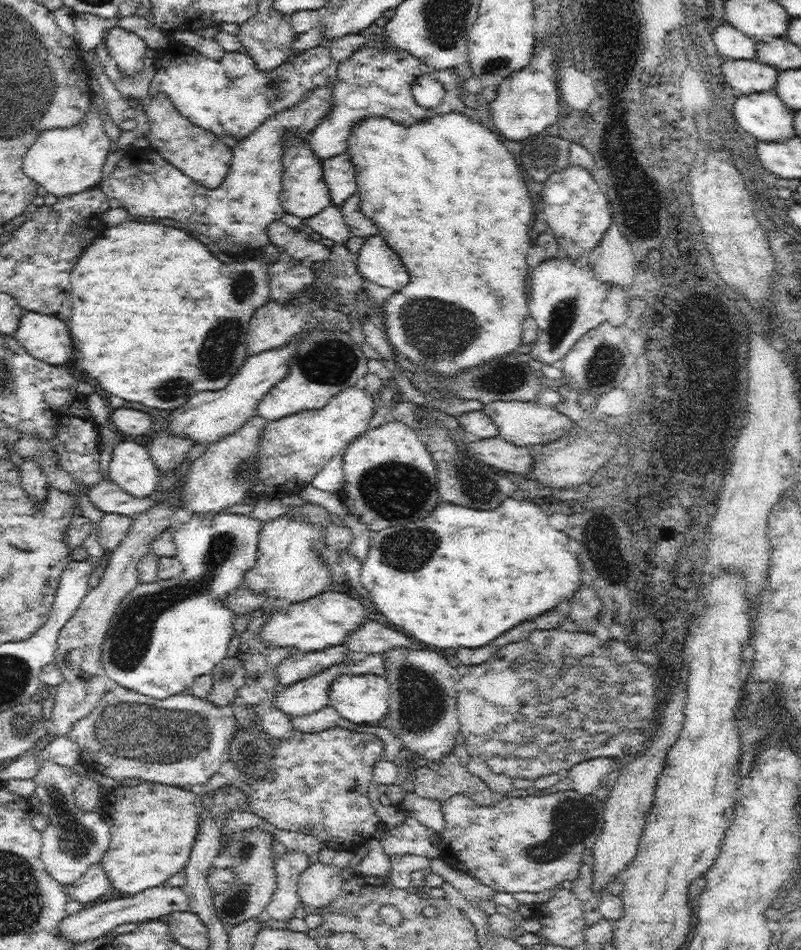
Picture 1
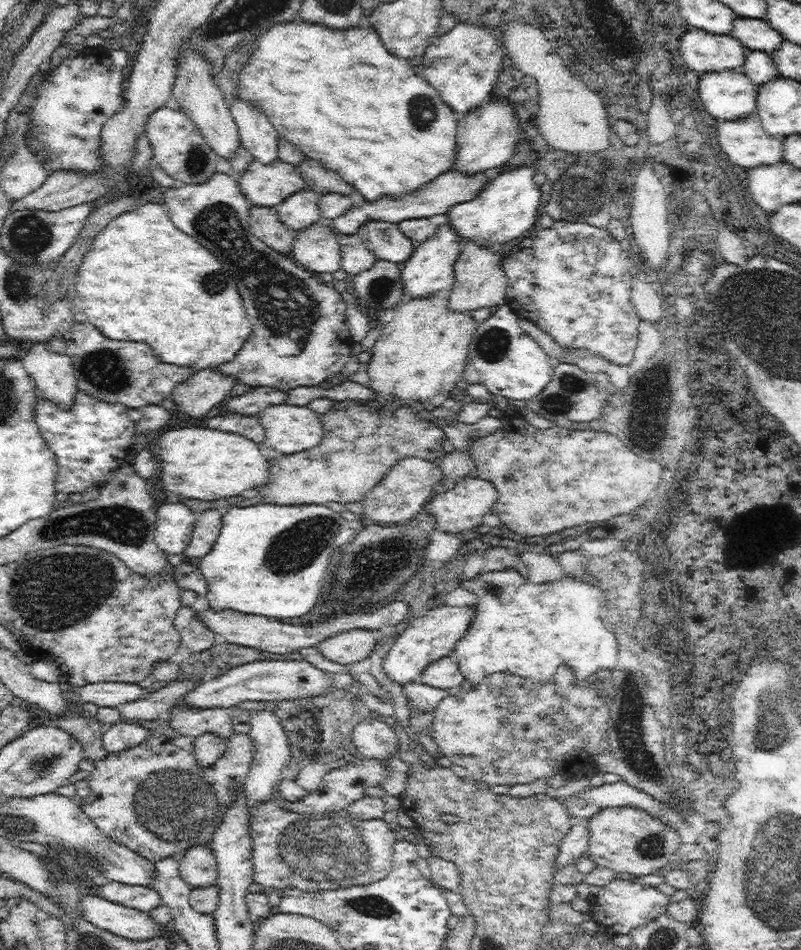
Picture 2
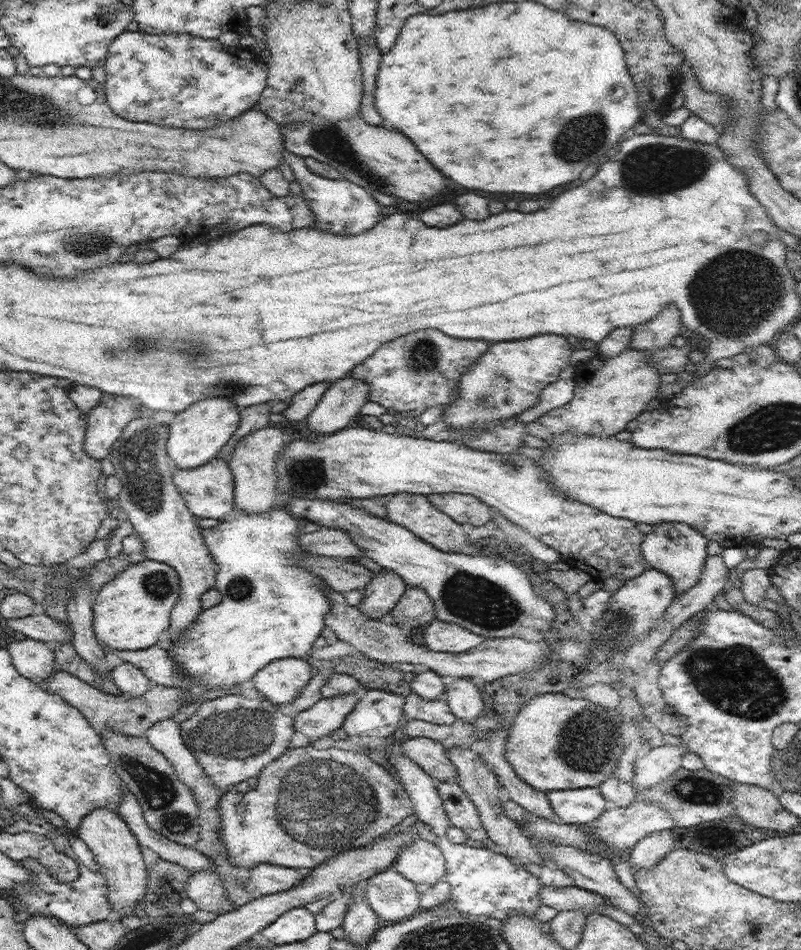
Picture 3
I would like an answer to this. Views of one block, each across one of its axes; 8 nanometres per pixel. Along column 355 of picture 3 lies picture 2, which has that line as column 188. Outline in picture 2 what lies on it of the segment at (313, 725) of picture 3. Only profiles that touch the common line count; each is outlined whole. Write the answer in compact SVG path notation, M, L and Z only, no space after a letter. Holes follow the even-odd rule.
M303 658L296 660L260 660L222 674L216 678L202 681L182 698L186 706L194 708L231 708L245 700L282 701L292 698L306 698L325 694L324 672L316 666L304 664Z

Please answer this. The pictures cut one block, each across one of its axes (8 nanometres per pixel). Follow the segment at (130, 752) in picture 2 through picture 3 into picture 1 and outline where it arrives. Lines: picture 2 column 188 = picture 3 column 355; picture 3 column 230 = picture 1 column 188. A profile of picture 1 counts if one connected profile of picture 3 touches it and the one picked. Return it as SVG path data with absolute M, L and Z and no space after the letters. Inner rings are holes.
M142 782L138 786L119 785L103 792L102 815L110 829L110 848L106 850L100 865L106 871L112 887L129 895L138 894L148 888L162 886L166 880L186 868L196 834L198 820L204 808L203 796L196 789L182 789L176 786Z

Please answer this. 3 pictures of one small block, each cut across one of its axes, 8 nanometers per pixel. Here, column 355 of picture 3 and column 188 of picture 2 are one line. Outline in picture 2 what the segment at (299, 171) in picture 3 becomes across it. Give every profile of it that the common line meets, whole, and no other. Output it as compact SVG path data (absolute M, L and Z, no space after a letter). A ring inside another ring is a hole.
M216 172L200 184L177 184L164 192L164 205L176 228L194 236L194 240L204 244L222 266L230 270L248 310L252 322L250 336L234 360L217 366L222 374L233 376L246 386L270 386L289 391L297 386L319 385L344 370L354 340L348 329L347 305L343 296L338 290L326 286L327 283L320 282L313 271L300 266L291 255L275 251L250 231L248 214L251 205L238 187L238 178L232 173Z

